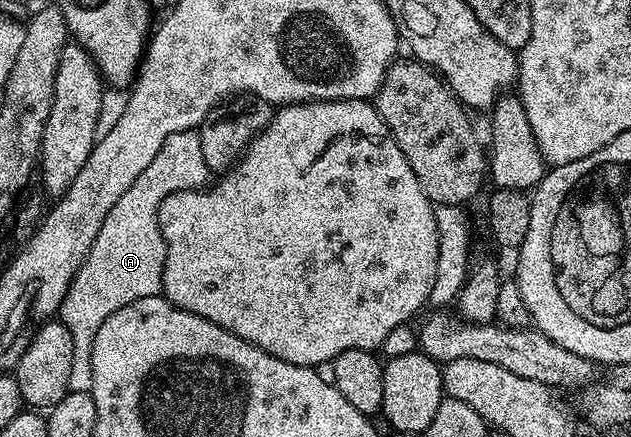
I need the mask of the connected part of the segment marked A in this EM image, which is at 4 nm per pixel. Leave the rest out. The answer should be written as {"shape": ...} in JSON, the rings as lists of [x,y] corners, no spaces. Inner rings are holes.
{"shape":[[[199,132],[172,133],[162,151],[154,155],[150,167],[130,183],[130,191],[110,207],[98,239],[90,247],[90,255],[74,275],[68,293],[62,299],[58,320],[74,339],[74,363],[70,363],[70,393],[91,393],[94,387],[92,348],[98,327],[114,311],[143,297],[155,297],[162,290],[162,271],[166,263],[166,243],[158,227],[158,207],[172,193],[199,189],[210,181],[206,159],[202,159],[202,139]],[[209,177],[209,178],[208,178]]]}

